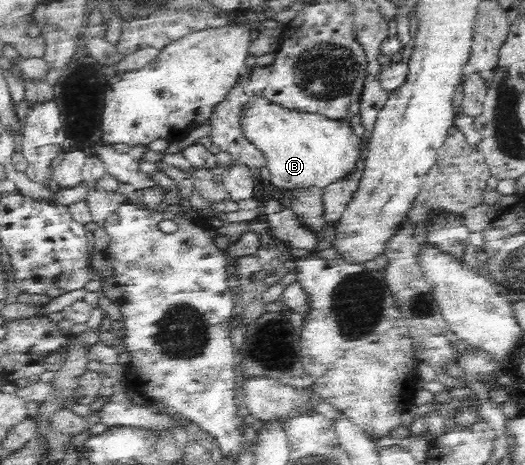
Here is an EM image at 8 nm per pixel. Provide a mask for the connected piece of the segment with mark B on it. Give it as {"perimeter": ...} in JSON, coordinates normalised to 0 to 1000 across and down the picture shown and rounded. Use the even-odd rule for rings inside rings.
{"perimeter":[[[482,213],[469,224],[461,254],[461,282],[467,292],[501,329],[514,366],[516,394],[545,413],[566,409],[592,409],[608,404],[613,413],[627,409],[630,396],[657,387],[670,376],[695,340],[695,308],[688,292],[672,286],[663,258],[630,258],[606,245],[570,239],[550,239],[528,224],[516,224],[509,213]]]}

